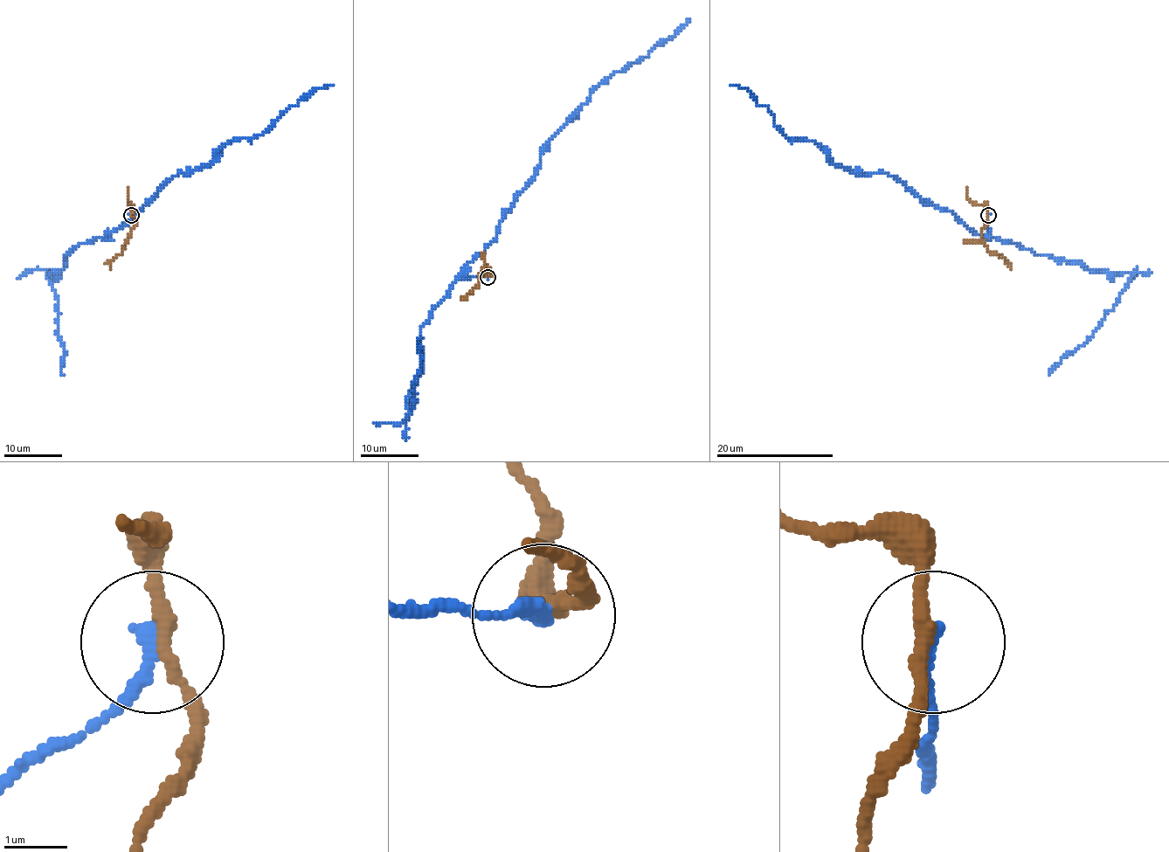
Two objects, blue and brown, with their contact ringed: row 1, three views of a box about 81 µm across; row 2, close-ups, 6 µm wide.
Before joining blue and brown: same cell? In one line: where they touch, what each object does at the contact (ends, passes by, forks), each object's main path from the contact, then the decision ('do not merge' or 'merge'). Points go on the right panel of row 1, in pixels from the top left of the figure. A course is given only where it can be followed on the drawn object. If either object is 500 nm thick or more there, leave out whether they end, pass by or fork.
at (988, 215); blue ends there; brown passes by; blue runs (988, 214), (988, 232), (979, 235), (887, 173), (834, 164), (815, 142), (786, 137), (748, 90), (730, 86); brown runs (988, 214), (982, 231), (982, 240), (990, 252), (995, 252), (1010, 268); do not merge

